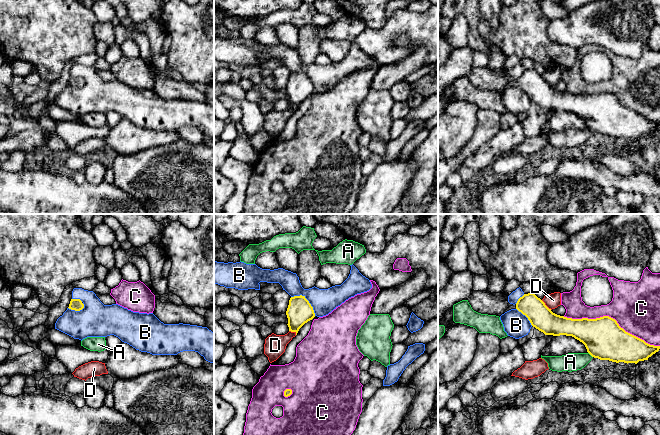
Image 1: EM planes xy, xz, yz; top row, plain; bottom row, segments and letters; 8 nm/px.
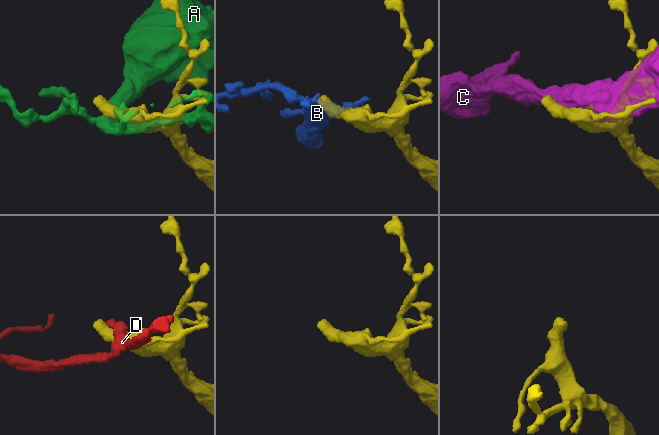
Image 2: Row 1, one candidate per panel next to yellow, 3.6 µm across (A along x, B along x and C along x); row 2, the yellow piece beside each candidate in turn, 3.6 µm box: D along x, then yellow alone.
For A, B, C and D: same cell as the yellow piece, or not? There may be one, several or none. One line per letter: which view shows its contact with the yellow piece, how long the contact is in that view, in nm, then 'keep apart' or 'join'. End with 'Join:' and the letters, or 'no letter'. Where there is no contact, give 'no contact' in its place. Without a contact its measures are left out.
A: meets yellow in yz; contact 60 nm long; keep apart
B: meets yellow in xz; contact 260 nm long; keep apart
C: meets yellow in yz; contact 800 nm long; keep apart
D: meets yellow in yz; contact 120 nm long; keep apart
Join: no letter

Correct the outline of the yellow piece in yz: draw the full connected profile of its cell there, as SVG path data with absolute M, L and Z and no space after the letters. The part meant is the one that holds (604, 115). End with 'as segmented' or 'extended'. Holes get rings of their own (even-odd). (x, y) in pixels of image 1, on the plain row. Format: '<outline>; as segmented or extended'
M473 67L468 78L478 89L499 93L511 85L517 85L545 111L572 112L585 121L592 133L600 136L637 140L648 136L660 125L660 122L650 121L626 108L609 92L572 95L557 91L533 68L524 70L515 81L510 80L508 72L502 68L489 67Z; extended

